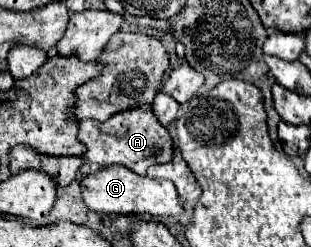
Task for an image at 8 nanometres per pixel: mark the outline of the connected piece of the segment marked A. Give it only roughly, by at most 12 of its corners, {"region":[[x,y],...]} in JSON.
{"region":[[152,106],[80,122],[84,158],[144,176],[174,144]]}

